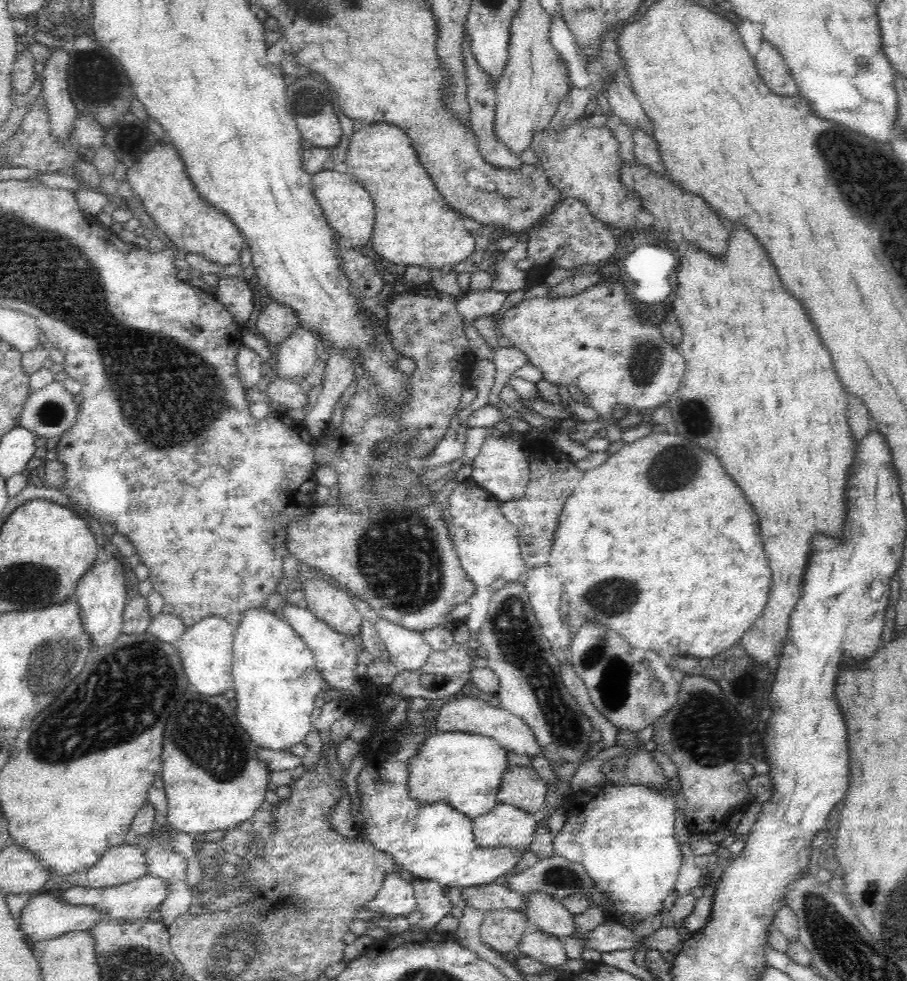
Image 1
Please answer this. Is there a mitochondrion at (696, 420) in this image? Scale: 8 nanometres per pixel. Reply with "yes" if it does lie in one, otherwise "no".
yes

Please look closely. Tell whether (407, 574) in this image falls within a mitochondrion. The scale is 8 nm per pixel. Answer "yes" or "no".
yes

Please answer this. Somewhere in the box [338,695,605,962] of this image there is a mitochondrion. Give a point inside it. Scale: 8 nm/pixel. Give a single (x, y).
(556, 876)

